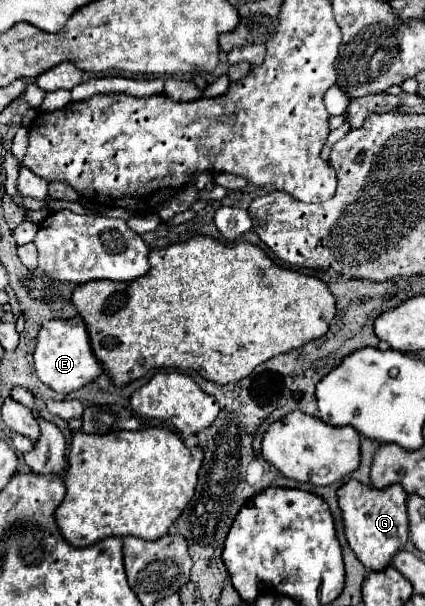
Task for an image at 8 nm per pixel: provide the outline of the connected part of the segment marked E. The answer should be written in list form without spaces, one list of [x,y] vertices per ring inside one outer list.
[[[80,315],[68,319],[50,319],[44,325],[40,325],[36,335],[34,363],[40,381],[58,393],[72,393],[92,383],[102,373],[102,367],[98,365],[98,359],[90,349],[86,325]]]

